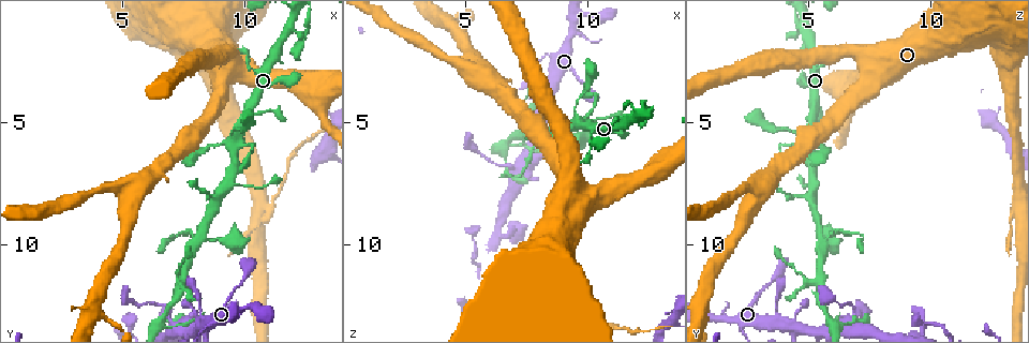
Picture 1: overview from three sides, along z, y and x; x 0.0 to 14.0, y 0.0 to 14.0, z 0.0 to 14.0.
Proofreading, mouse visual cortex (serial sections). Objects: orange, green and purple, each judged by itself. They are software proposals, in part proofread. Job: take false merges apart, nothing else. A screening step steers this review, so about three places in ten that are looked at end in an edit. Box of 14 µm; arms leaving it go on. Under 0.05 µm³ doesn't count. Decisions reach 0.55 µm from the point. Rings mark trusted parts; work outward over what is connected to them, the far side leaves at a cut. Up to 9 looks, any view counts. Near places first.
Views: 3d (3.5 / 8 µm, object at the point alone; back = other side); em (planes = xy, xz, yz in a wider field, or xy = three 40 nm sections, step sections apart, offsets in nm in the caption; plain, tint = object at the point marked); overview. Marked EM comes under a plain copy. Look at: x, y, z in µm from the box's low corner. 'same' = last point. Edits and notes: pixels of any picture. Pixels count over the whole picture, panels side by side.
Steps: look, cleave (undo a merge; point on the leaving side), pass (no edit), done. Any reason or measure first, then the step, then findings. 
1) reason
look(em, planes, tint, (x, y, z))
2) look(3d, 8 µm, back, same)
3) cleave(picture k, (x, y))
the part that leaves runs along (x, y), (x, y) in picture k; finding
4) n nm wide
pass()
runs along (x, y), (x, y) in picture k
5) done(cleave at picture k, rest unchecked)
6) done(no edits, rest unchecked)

sudden change in width
look(3d, 3.5 µm, (10.3, 9.3, 13.3))

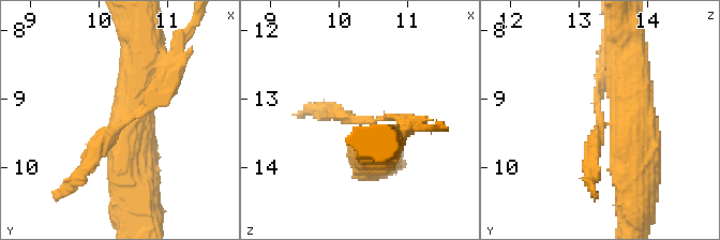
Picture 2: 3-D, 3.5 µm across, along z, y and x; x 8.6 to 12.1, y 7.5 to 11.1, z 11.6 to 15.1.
need the tissue
look(em, xy, step 1, tint, (10.35, 9.35, 13.40))

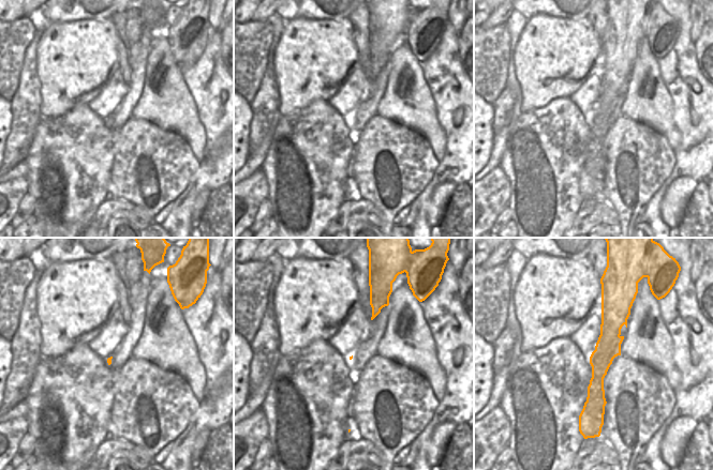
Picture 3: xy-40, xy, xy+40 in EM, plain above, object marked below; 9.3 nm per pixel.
another direction
look(em, xy, step 5, tint, same)

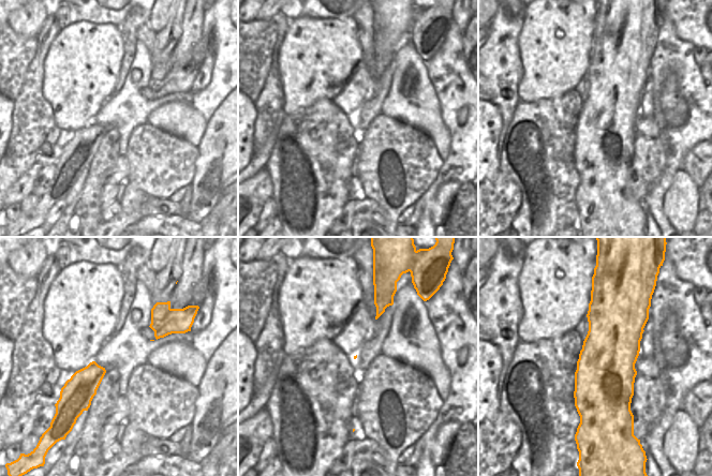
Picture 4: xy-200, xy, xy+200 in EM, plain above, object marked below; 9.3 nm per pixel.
30 nm wide
cleave(picture 2, (99, 138))
the part that leaves runs along (162, 63), (171, 63), (189, 30) in picture 2; a second cell is stuck on

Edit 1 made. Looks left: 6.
four or more arms meet
look(3d, 8 µm, (9.5, 5.8, 5.1))

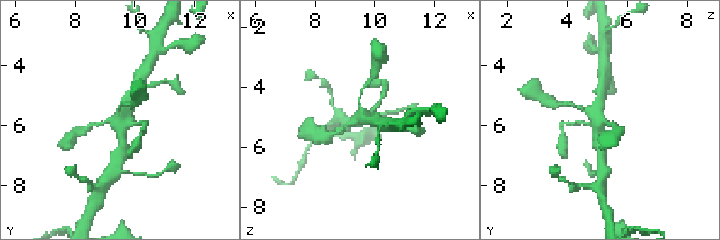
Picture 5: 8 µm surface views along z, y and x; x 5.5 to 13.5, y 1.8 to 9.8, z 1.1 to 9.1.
shape alone is not enough
look(em, xy, step 1, tint, (9.5, 5.8, 5.0))

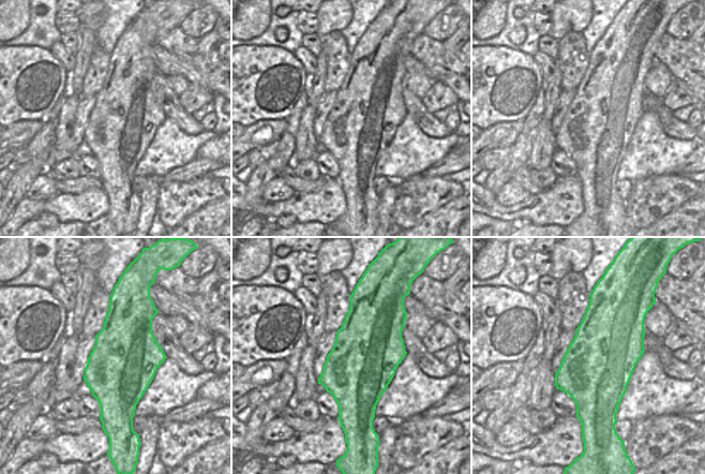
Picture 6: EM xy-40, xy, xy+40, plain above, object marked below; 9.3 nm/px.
pass()
one cell here

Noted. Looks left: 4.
four arms meet
look(3d, 8 µm, (8.1, 9.6, 5.4))

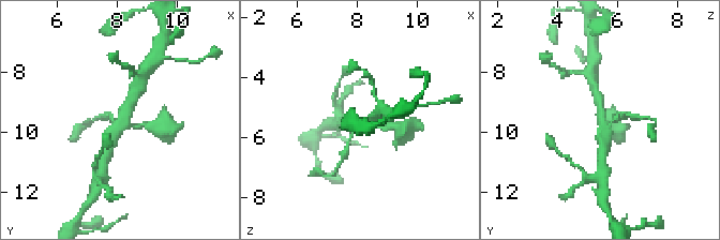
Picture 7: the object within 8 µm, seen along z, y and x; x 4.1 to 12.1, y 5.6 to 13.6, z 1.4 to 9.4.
look(3d, 3.5 µm, (8.1, 9.7, 5.4))

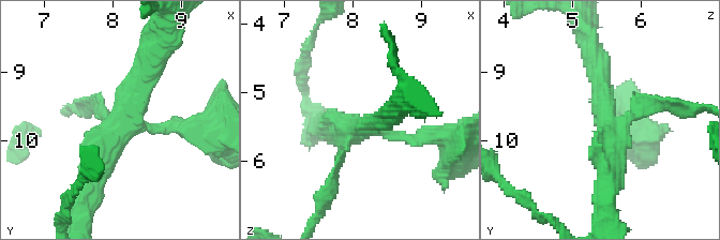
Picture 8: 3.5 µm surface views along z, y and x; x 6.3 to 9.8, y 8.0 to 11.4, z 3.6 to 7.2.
pass()
runs along (151, 55), (125, 121), (89, 180) in picture 8; one cell here

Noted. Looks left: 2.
sudden change in width
look(3d, 3.5 µm, (7.5, 11.5, 5.4))

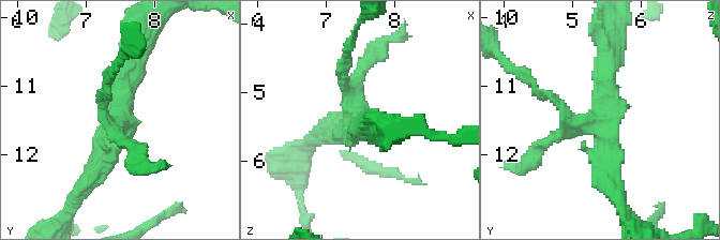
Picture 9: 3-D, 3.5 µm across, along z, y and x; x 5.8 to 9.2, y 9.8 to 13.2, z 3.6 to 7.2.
now the EM
look(em, xy, step 3, tint, (7.50, 11.50, 5.45))

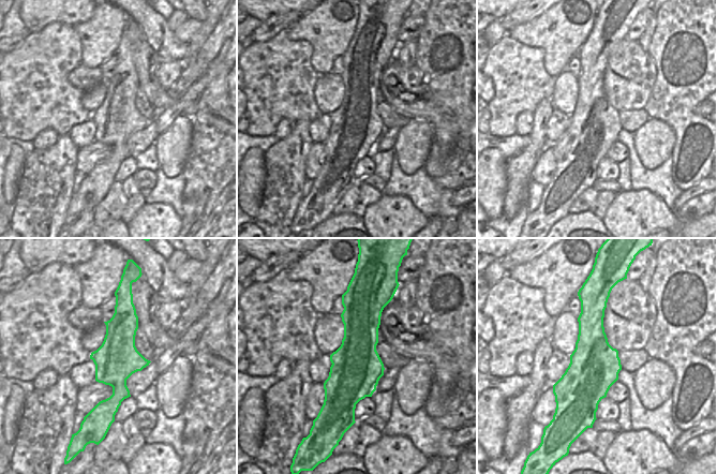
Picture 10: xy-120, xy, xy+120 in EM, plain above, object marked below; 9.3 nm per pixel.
pass()
all the same cell

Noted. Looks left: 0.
done(cleave at picture 2, rest unchecked)

